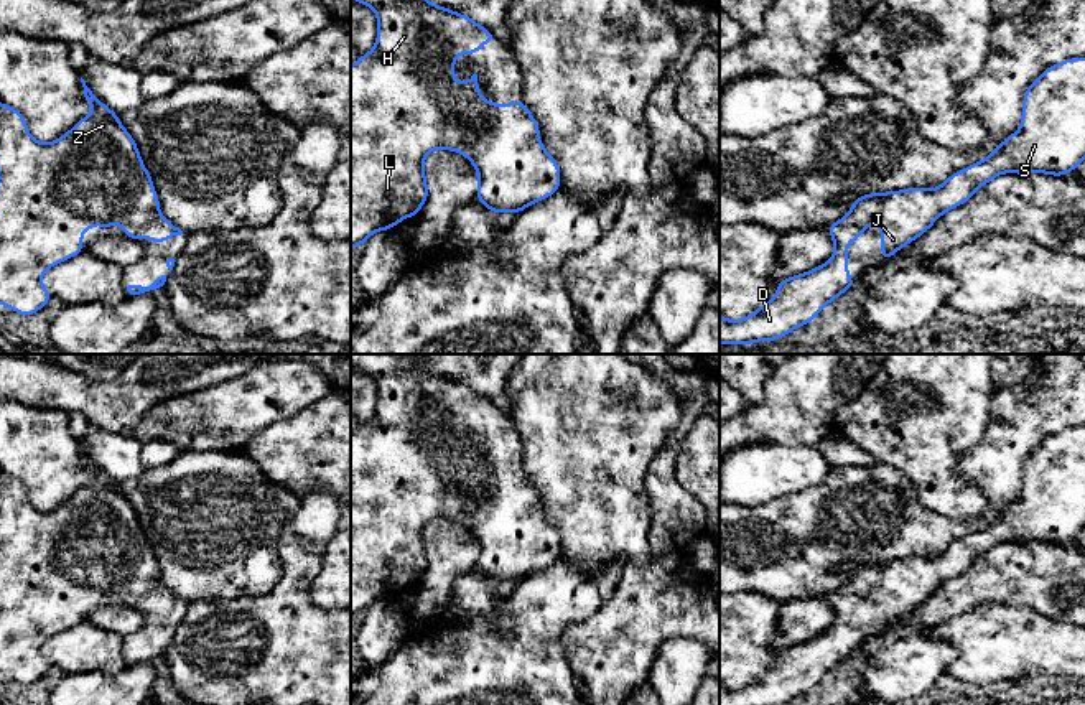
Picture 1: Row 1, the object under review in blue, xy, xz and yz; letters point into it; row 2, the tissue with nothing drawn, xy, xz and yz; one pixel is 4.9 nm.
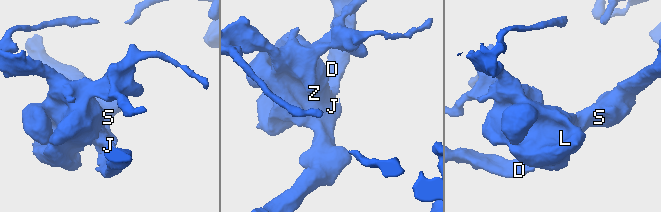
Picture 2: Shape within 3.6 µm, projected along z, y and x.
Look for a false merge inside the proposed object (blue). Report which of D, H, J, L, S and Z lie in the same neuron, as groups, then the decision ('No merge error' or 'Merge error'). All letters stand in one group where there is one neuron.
Groups: D H J L S Z. No merge error

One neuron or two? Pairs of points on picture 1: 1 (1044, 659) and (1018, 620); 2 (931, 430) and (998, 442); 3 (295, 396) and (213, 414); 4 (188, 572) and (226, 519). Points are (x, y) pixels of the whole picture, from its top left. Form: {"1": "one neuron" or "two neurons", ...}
{"1": "one neuron", "2": "two neurons", "3": "one neuron", "4": "one neuron"}

